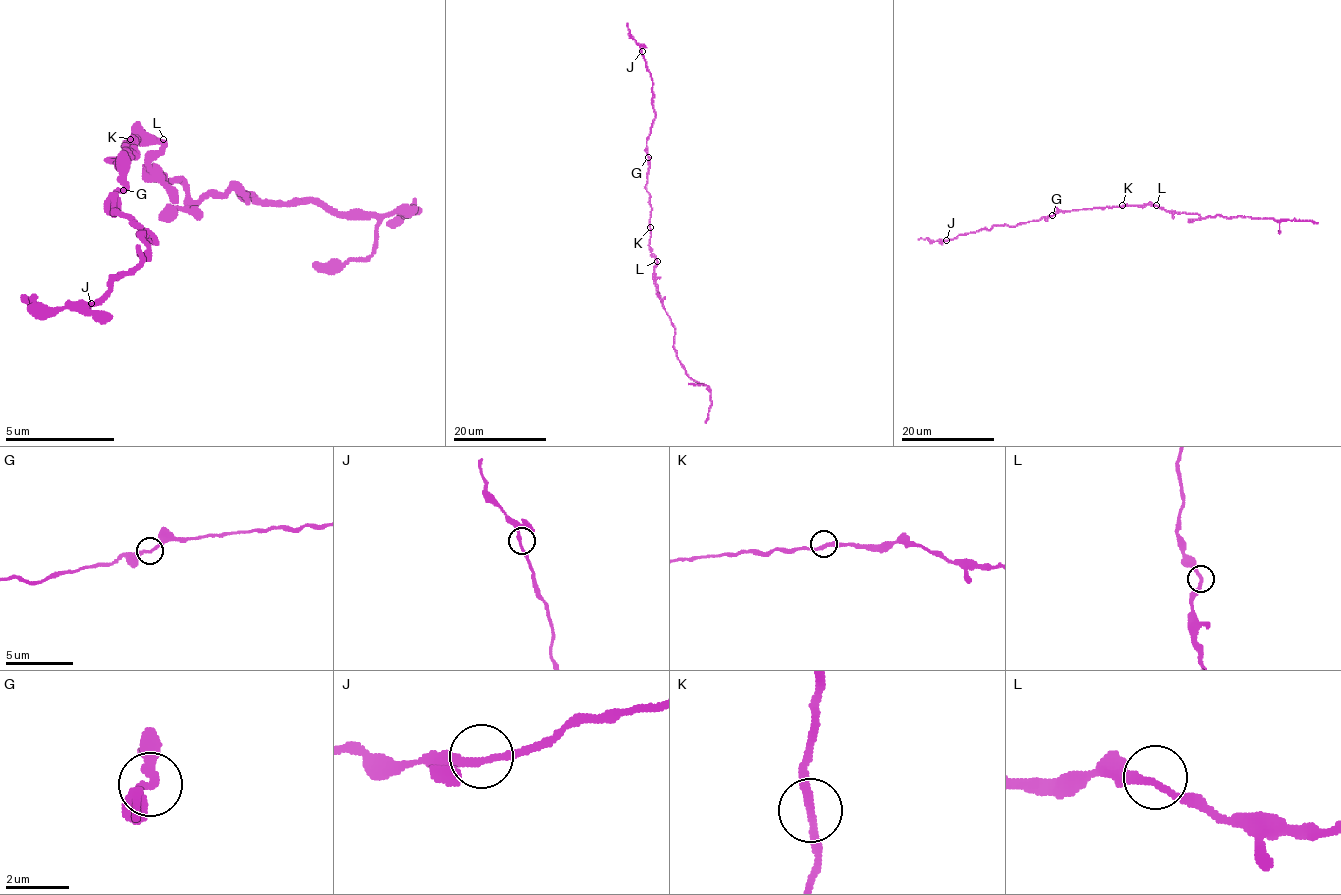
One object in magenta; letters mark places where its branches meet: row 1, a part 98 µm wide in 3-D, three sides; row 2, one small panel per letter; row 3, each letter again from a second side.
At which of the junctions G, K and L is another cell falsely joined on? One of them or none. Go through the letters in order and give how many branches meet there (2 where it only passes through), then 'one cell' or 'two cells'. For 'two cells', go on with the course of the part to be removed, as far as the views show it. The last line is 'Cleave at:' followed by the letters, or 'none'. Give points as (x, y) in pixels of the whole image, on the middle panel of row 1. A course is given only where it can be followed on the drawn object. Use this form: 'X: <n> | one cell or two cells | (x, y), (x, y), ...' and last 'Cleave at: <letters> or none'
G: 2 | one cell
K: 2 | one cell
L: 2 | one cell
Cleave at: none

